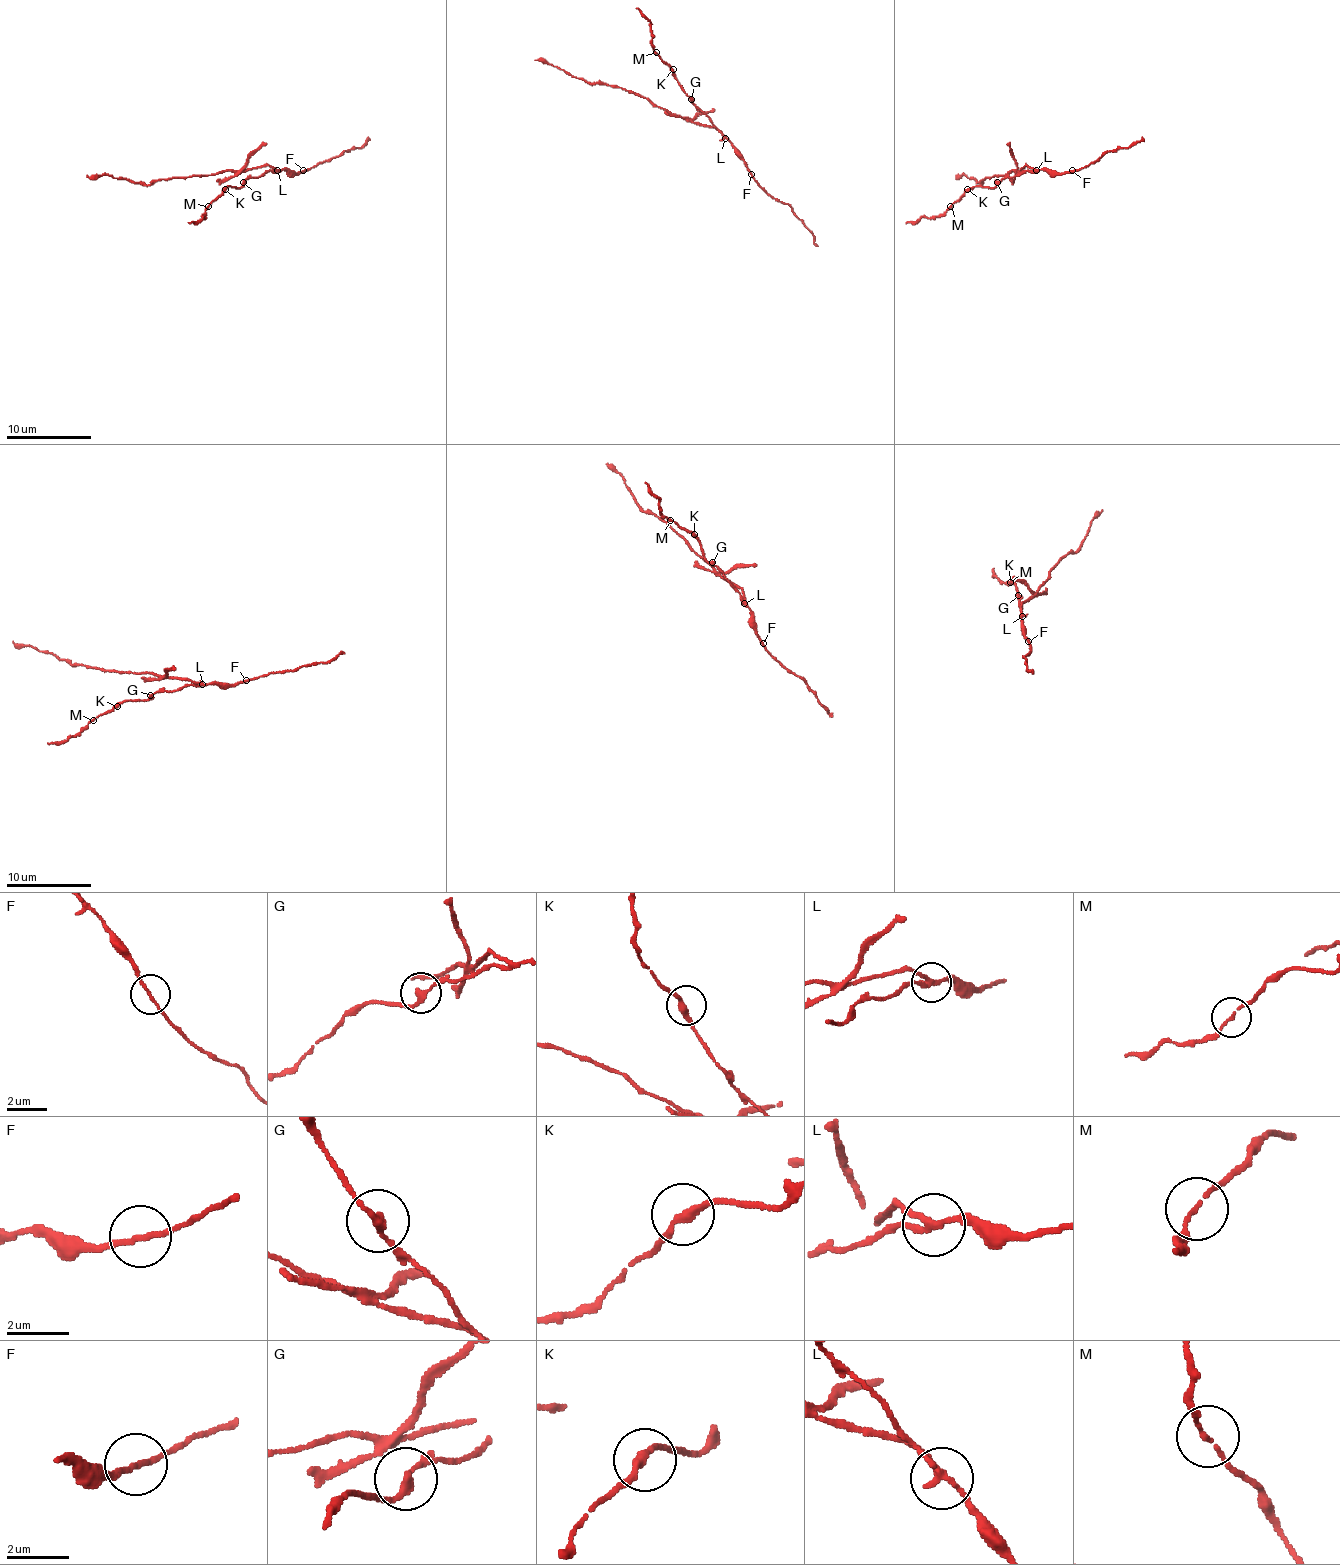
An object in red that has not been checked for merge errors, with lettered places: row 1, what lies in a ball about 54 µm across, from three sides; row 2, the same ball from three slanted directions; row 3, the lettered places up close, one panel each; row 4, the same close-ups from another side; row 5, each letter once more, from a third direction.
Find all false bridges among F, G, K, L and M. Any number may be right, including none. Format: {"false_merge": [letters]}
{"false_merge": ["F", "L"]}

